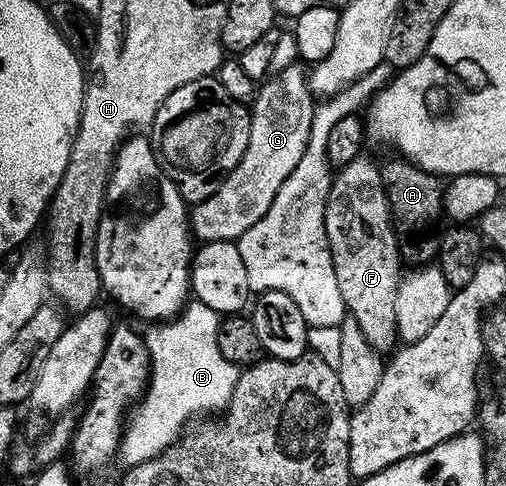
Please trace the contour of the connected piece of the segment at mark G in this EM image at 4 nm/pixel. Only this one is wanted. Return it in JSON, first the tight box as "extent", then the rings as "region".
{"extent":[190,64,314,243],"region":[[[300,64],[283,68],[259,83],[256,97],[250,103],[250,140],[246,144],[246,152],[242,152],[242,160],[238,160],[236,167],[224,177],[224,183],[206,200],[191,207],[190,233],[193,239],[201,243],[236,242],[248,228],[265,216],[282,182],[293,172],[310,139],[314,95],[312,87],[308,85],[308,74],[303,68]]]}

